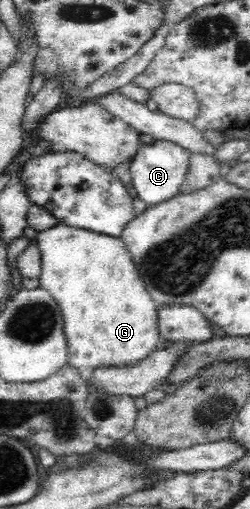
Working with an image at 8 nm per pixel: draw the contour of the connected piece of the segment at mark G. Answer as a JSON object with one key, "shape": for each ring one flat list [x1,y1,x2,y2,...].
{"shape":[[56,223,54,227,47,228,46,231,31,234,38,242,39,253,42,254,42,276,40,277,40,288,50,293,50,296,56,301,60,307,63,331,66,337,67,344,67,363,76,369,82,367,111,367,111,366,126,366,128,364,139,363,140,360,146,359,152,352,158,348,162,338,159,335,160,329,158,328,159,322,159,307,153,301,151,294,146,290,145,284,142,282,140,275,137,273,136,264,131,258,130,252,126,249,121,238,109,235,102,235,98,232,86,231,85,228,74,228,68,224]]}

